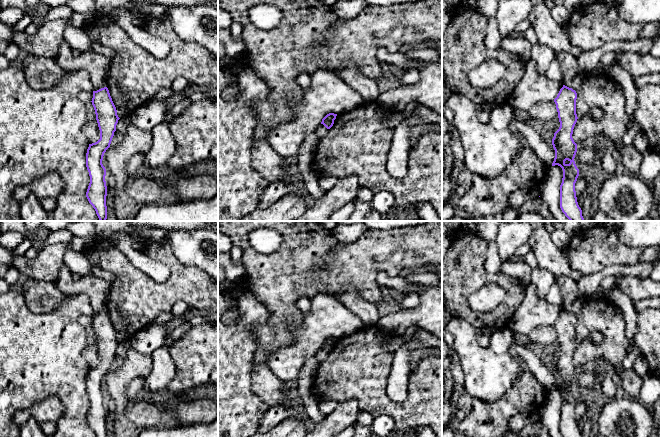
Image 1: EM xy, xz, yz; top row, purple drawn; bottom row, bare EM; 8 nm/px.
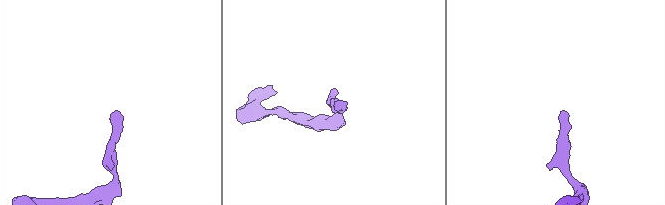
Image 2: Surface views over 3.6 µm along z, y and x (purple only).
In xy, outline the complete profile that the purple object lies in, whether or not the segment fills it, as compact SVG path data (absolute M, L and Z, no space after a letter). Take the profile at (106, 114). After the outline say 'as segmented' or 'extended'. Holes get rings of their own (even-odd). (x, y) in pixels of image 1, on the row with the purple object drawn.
M107 87L93 91L92 105L100 130L100 139L89 144L86 153L86 167L90 183L86 192L89 203L93 206L100 221L107 219L106 169L102 164L103 156L110 147L116 125L120 119Z; as segmented

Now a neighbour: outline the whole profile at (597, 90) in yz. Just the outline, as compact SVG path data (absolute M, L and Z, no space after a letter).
M589 72L585 73L581 88L576 93L578 119L572 134L574 142L579 145L590 137L613 141L620 154L619 167L639 175L643 153L633 144L622 144L629 122L622 88L611 76ZM594 107L603 110L603 116L599 120L589 117L589 112Z

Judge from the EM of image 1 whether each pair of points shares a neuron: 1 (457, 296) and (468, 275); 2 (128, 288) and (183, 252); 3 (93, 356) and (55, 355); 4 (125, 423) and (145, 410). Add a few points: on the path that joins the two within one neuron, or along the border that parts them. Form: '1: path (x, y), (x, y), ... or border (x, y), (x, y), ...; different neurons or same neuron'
1: path (457, 291), (457, 286), (463, 280); same neuron
2: border (166, 237), (174, 256), (182, 264), (197, 268); different neurons
3: border (88, 344), (83, 351), (83, 357), (90, 367); different neurons
4: path (130, 421), (140, 415); same neuron

